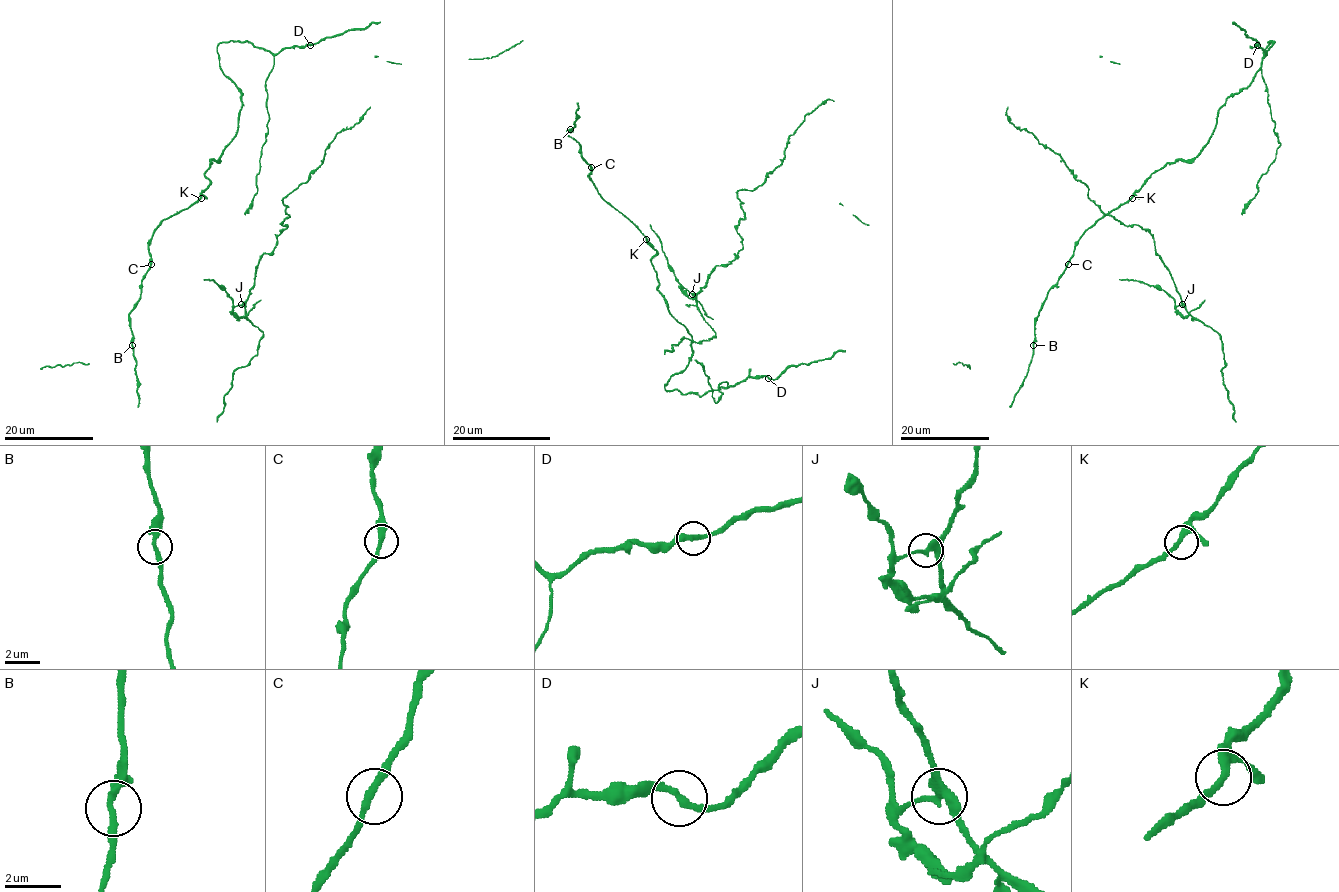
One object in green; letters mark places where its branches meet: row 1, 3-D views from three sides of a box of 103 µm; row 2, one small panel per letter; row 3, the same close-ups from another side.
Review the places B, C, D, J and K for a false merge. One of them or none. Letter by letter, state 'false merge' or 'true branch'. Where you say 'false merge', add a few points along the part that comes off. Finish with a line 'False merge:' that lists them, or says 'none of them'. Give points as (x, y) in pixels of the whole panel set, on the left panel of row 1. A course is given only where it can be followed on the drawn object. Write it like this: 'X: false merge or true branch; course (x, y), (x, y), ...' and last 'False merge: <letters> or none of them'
B: true branch
C: true branch
D: true branch
J: false merge; course (242, 304), (235, 306), (221, 286), (213, 280), (204, 279)
K: true branch
False merge: J

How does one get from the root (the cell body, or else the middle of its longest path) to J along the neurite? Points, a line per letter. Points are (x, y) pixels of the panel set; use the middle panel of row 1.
J: (650, 224), (661, 244), (669, 268), (692, 294)

